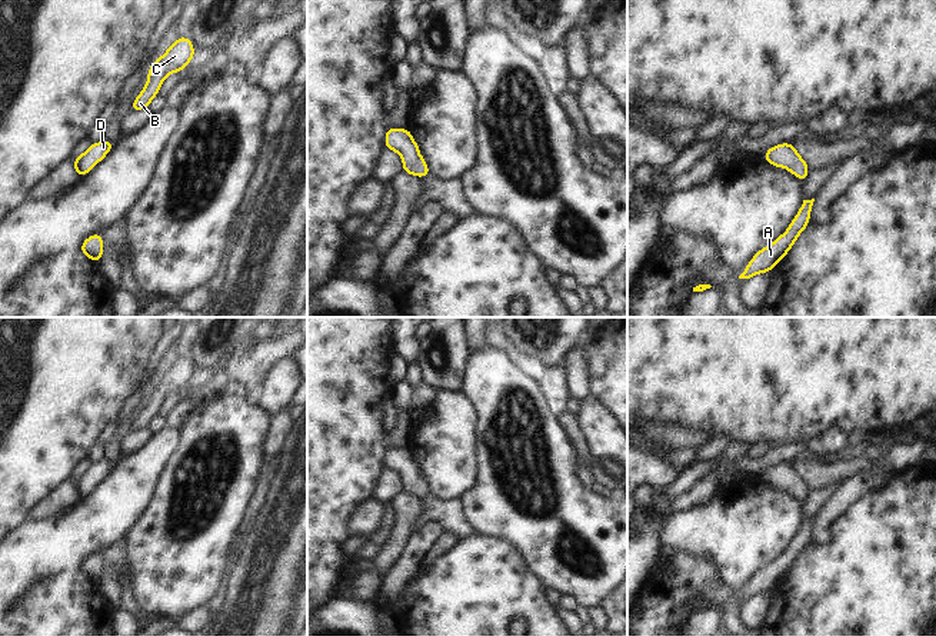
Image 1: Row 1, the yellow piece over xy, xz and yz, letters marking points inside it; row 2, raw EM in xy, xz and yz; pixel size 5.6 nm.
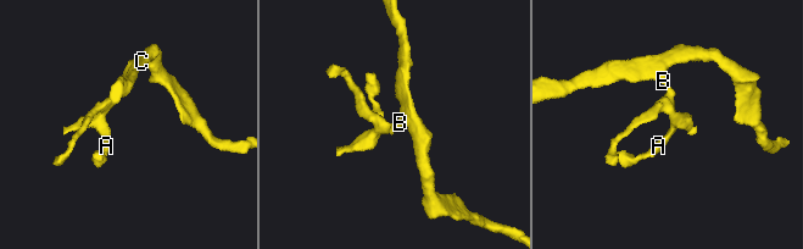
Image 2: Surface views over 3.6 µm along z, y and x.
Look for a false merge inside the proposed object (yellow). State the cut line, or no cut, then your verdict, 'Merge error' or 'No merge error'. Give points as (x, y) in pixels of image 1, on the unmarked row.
No split. No merge error

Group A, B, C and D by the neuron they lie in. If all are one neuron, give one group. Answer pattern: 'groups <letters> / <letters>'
groups A B C D

